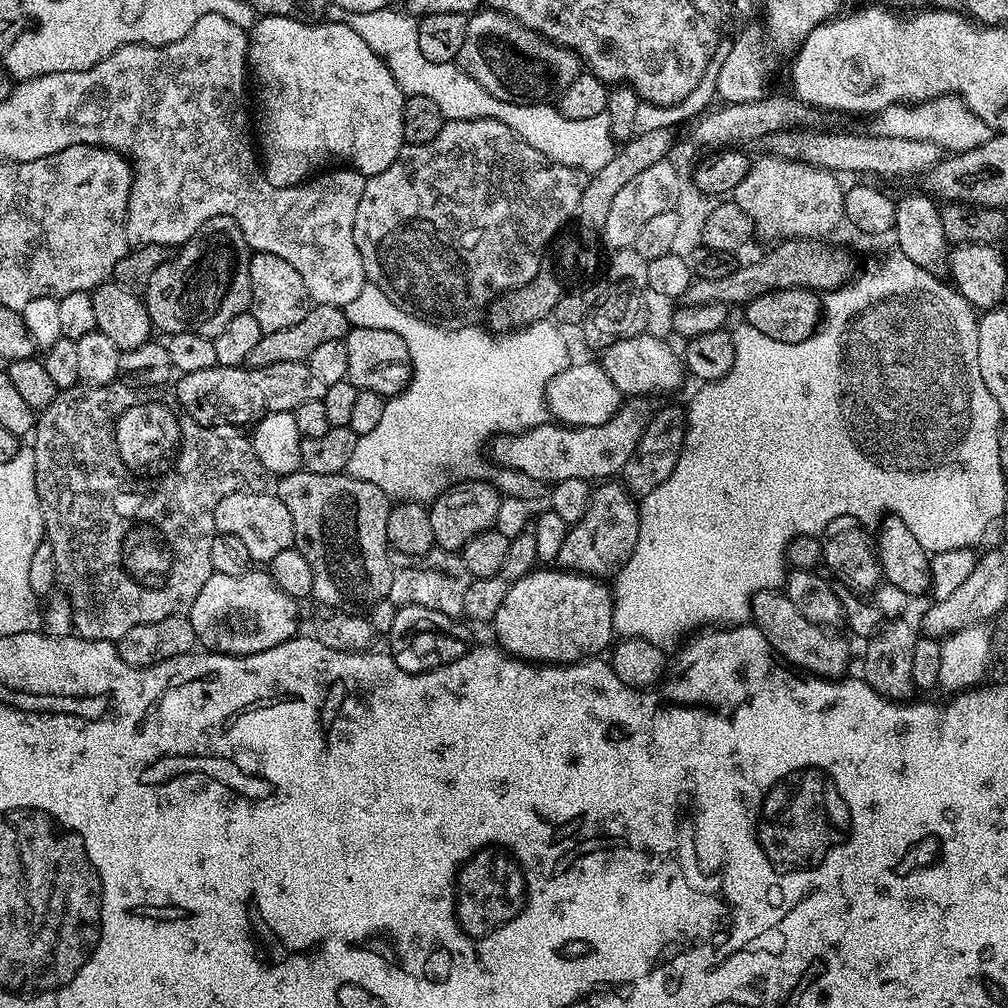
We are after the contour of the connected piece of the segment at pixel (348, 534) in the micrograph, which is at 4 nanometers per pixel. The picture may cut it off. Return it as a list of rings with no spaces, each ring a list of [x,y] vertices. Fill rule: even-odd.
[[[301,470],[294,474],[281,476],[275,483],[274,495],[285,504],[286,510],[290,510],[290,519],[294,521],[294,538],[296,539],[294,547],[304,555],[306,562],[310,562],[310,570],[314,570],[314,590],[312,591],[312,596],[315,599],[320,599],[325,604],[323,607],[328,610],[368,610],[378,601],[388,599],[394,567],[393,557],[388,557],[390,545],[388,535],[386,534],[386,522],[390,518],[390,510],[392,509],[390,497],[378,486],[374,486],[370,482],[362,482],[358,478],[347,474],[310,474]]]

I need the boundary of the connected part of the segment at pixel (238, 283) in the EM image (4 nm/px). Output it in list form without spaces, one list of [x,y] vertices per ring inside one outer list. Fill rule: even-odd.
[[[229,216],[210,218],[194,235],[179,245],[174,254],[150,278],[146,303],[153,325],[164,334],[189,332],[213,338],[230,323],[230,318],[249,311],[252,302],[250,262],[253,253],[246,238]]]

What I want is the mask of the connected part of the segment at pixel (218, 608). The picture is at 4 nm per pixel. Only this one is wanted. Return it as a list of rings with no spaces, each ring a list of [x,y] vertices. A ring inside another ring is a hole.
[[[249,570],[241,576],[230,574],[212,573],[212,577],[202,586],[198,598],[194,598],[192,607],[186,615],[188,621],[194,626],[194,634],[197,641],[209,652],[222,652],[225,656],[249,656],[262,650],[270,650],[282,642],[292,639],[297,635],[296,608],[297,601],[294,601],[272,581],[267,571]]]

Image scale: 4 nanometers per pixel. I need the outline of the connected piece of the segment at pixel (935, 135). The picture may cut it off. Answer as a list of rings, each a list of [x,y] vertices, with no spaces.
[[[935,96],[932,100],[913,103],[911,106],[904,104],[891,104],[886,110],[875,113],[871,117],[871,135],[882,138],[918,138],[919,140],[929,140],[934,142],[939,148],[943,148],[945,153],[955,154],[958,152],[968,152],[971,148],[982,146],[982,142],[989,140],[994,135],[994,130],[982,118],[978,118],[964,104],[961,96]]]

